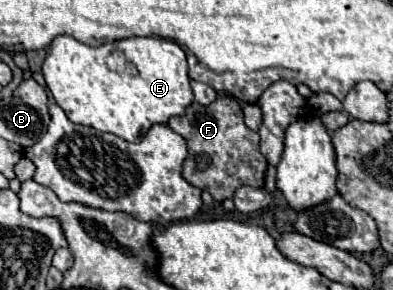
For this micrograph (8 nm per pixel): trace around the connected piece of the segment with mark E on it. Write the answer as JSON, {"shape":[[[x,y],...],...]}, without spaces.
{"shape":[[[69,35],[55,37],[43,63],[43,77],[55,103],[73,123],[113,133],[125,141],[139,141],[151,125],[167,123],[173,115],[183,115],[193,101],[185,53],[175,41],[161,37],[129,37],[99,47],[85,45]]]}

